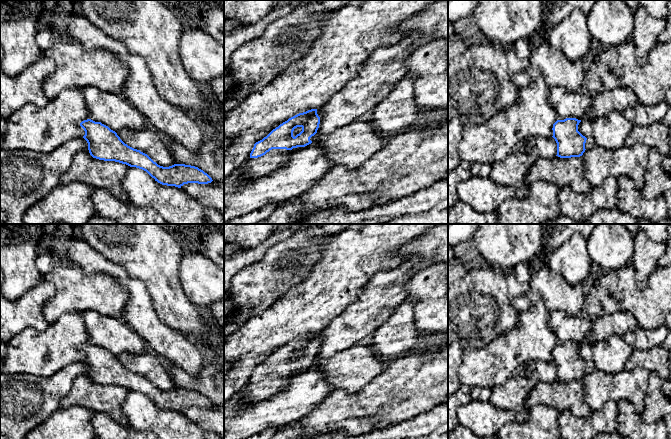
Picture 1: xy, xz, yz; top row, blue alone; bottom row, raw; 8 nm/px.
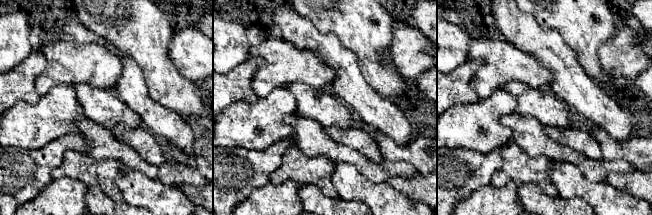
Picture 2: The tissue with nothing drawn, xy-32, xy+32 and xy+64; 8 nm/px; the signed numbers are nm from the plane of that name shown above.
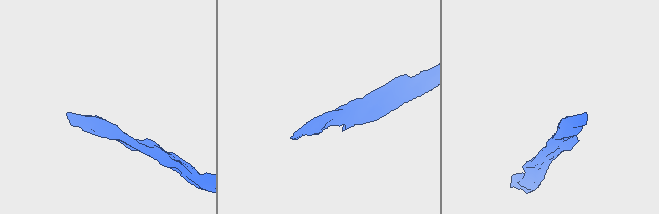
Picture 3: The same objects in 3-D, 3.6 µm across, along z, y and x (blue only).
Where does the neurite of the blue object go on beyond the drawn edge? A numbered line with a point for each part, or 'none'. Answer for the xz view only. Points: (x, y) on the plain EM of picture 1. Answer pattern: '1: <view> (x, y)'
1: xz (258, 391)

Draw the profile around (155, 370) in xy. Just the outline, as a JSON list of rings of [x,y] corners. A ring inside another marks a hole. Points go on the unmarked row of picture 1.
[[[123,353],[116,357],[125,368],[147,378],[158,389],[169,391],[175,388],[166,363],[154,355]]]

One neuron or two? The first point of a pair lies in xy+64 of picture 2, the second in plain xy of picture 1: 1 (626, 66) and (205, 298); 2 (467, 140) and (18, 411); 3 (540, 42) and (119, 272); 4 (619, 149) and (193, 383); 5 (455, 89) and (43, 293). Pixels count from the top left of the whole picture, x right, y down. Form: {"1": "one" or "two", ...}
{"1": "one", "2": "two", "3": "one", "4": "one", "5": "one"}

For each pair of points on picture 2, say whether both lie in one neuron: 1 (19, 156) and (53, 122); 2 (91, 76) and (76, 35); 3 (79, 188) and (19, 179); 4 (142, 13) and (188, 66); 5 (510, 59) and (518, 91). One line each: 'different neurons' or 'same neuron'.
1: different neurons
2: different neurons
3: different neurons
4: different neurons
5: different neurons

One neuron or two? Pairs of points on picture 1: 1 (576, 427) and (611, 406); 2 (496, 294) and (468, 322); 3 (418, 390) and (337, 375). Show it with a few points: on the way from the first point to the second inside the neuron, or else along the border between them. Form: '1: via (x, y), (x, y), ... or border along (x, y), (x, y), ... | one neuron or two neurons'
1: via (585, 427), (590, 427), (602, 415) | one neuron
2: via (490, 300), (475, 315) | one neuron
3: border along (387, 365), (364, 387), (350, 394) | two neurons

